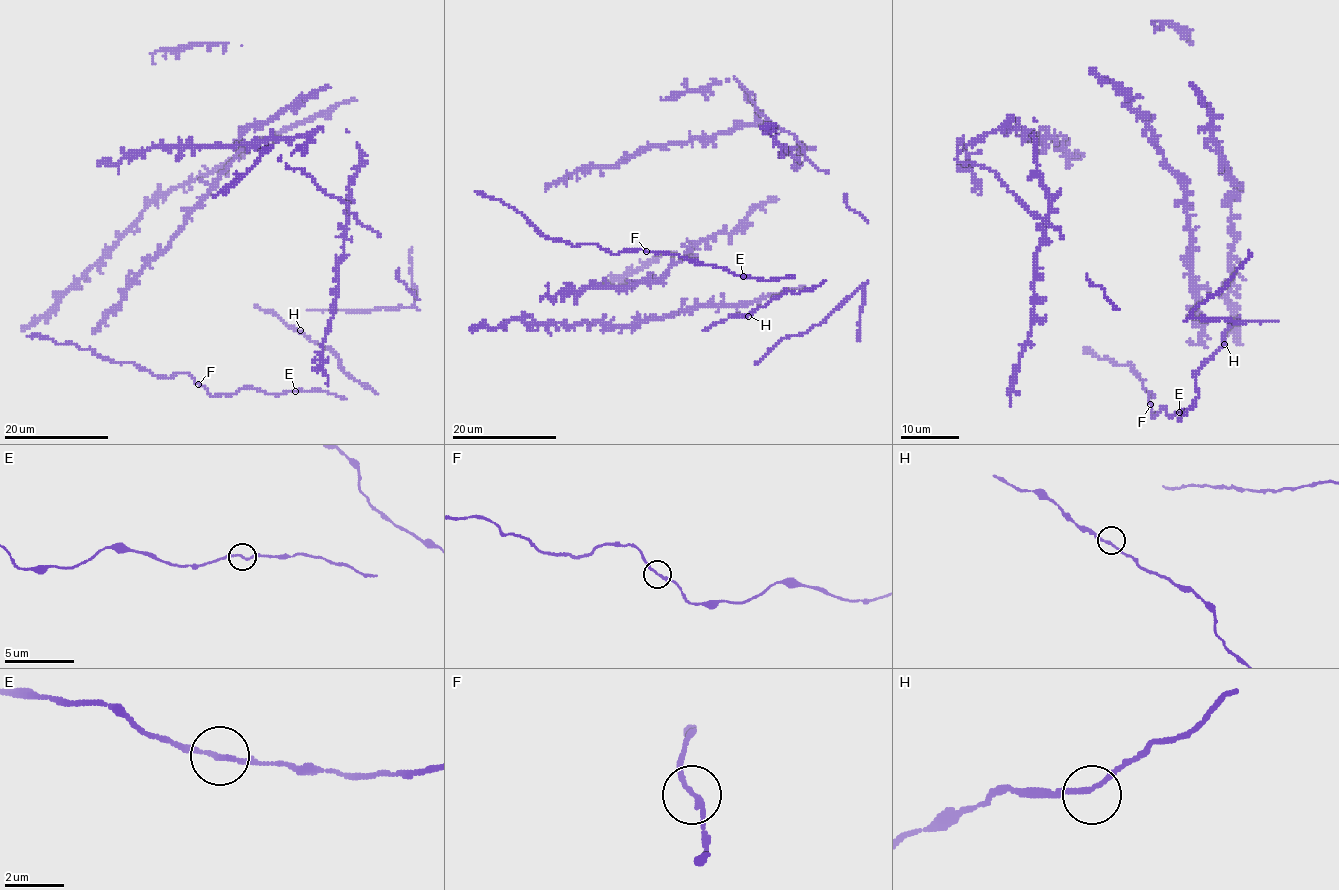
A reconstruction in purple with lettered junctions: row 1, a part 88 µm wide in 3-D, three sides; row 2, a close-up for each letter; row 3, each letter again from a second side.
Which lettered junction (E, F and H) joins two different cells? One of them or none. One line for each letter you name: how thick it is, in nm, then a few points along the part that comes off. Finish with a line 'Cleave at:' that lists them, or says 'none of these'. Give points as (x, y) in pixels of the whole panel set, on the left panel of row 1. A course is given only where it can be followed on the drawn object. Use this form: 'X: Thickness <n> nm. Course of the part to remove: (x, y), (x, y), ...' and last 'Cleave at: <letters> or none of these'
Cleave at: none of these

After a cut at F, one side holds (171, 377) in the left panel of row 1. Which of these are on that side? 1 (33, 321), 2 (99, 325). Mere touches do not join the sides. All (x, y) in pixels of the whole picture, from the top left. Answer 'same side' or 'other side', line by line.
1: other side
2: other side

